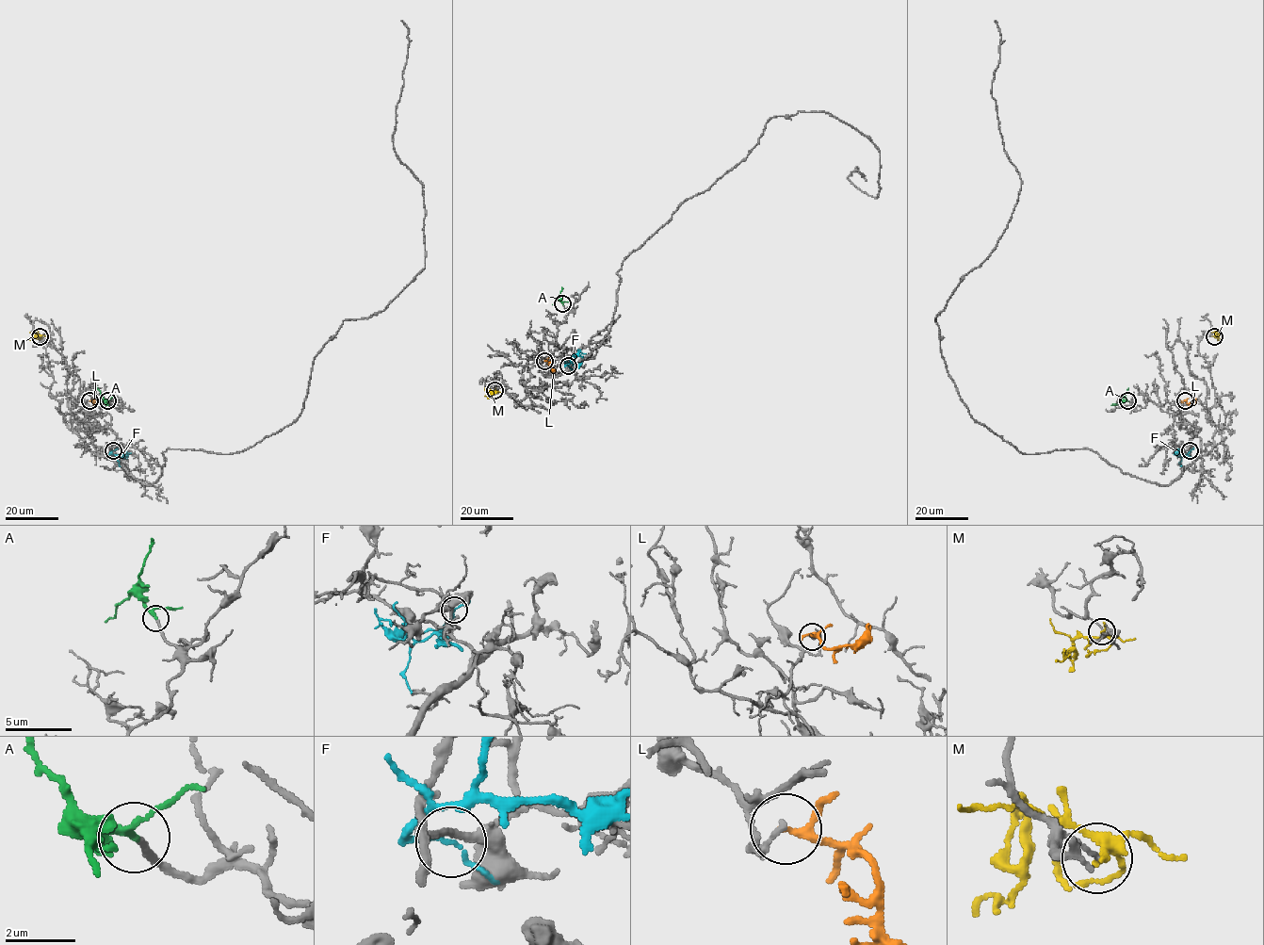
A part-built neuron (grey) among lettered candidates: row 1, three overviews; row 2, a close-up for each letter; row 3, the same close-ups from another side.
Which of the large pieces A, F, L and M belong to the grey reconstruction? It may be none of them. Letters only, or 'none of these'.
A

